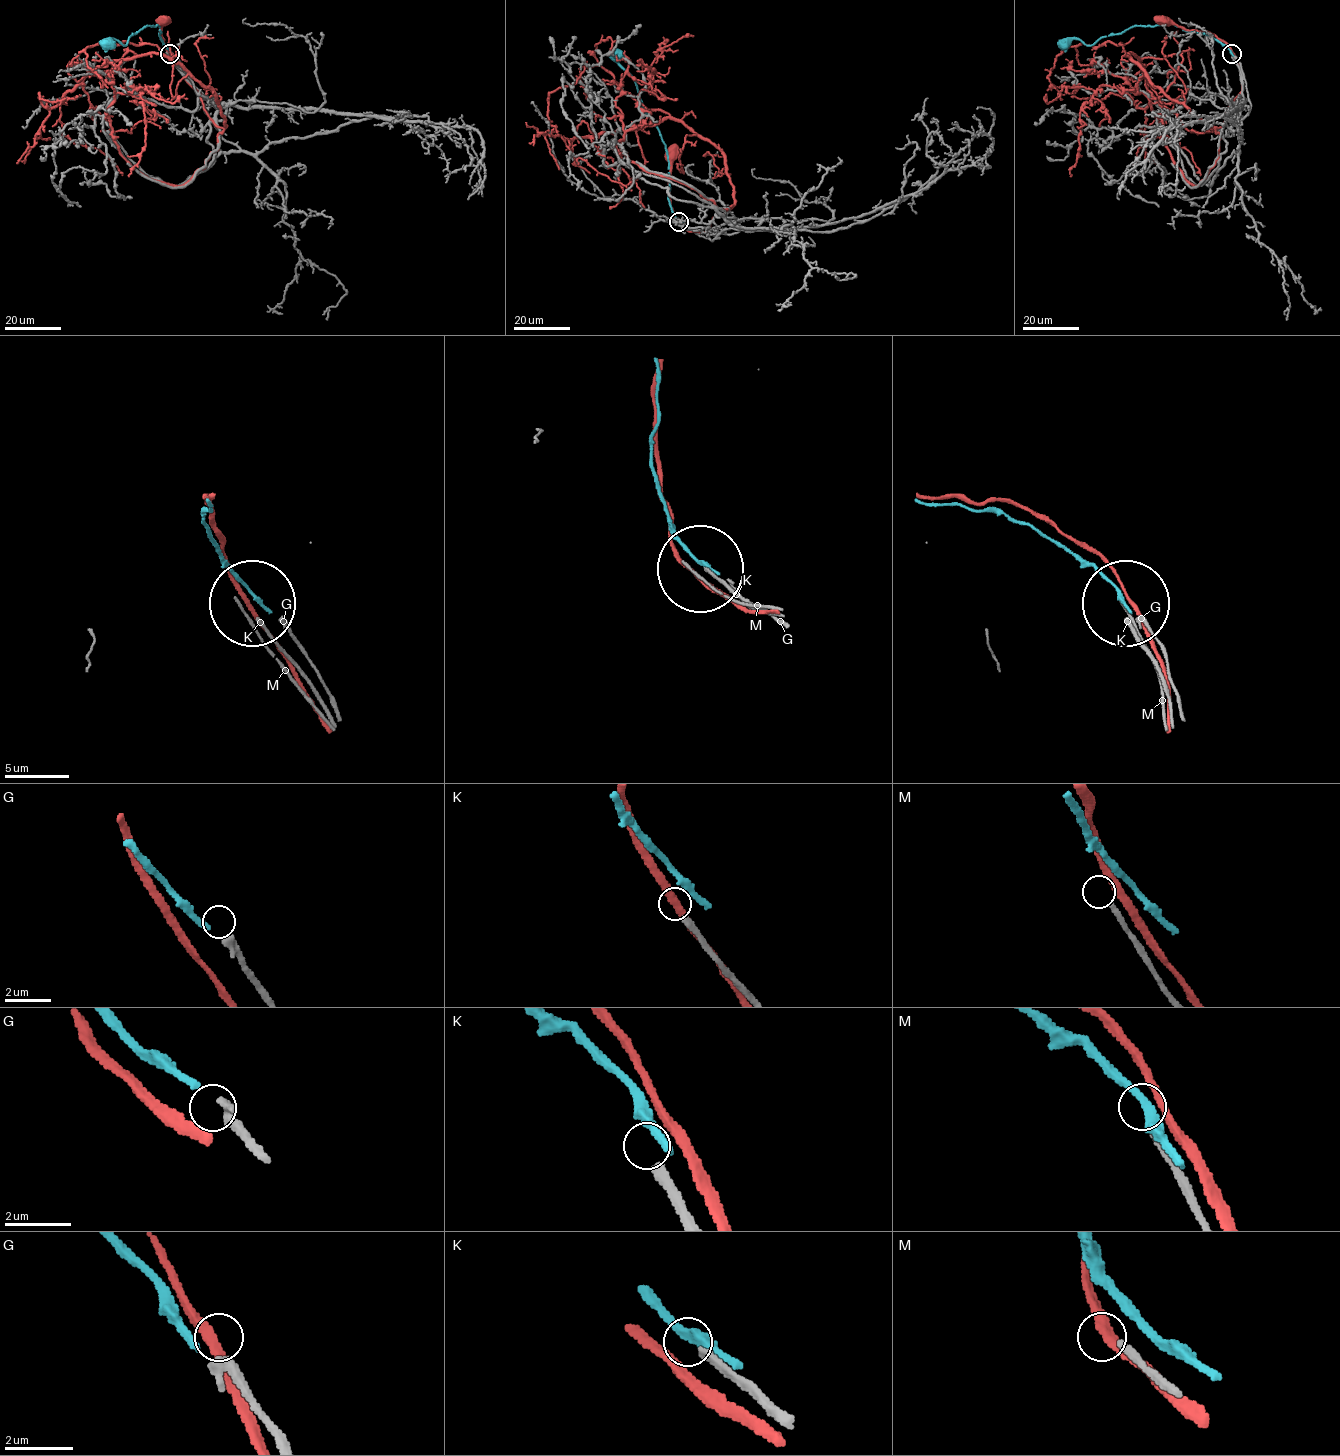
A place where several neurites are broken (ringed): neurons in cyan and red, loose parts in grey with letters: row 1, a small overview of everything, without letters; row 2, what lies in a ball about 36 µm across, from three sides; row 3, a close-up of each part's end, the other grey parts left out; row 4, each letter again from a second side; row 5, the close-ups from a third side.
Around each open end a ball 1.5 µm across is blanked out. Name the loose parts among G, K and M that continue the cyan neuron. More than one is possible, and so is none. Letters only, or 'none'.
none

